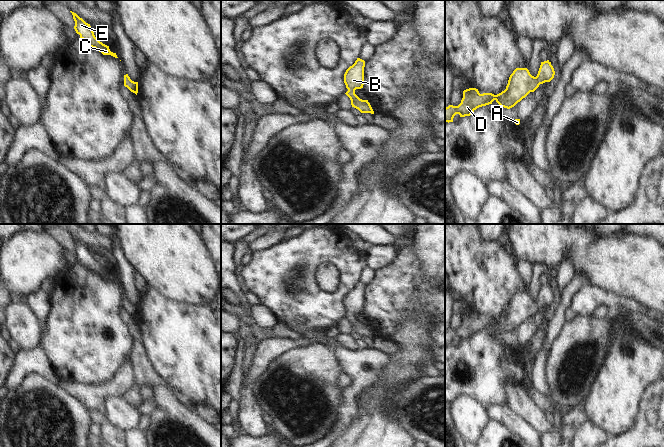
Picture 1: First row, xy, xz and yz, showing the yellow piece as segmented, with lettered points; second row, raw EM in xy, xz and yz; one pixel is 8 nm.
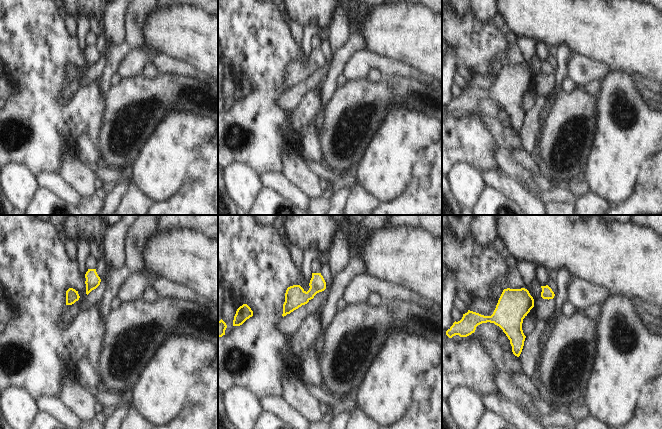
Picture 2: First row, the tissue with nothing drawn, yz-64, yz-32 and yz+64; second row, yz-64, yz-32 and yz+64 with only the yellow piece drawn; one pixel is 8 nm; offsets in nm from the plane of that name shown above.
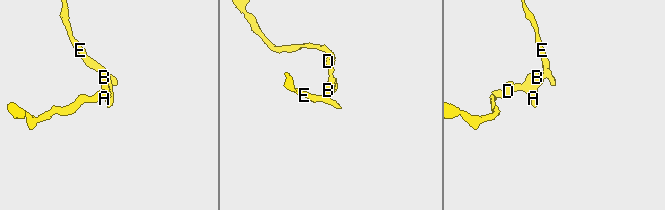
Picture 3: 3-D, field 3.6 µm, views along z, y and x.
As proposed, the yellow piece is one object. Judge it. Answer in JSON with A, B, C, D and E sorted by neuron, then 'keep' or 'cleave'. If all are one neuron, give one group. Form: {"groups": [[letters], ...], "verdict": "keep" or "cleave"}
{"groups": [["A", "B", "C", "D", "E"]], "verdict": "keep"}

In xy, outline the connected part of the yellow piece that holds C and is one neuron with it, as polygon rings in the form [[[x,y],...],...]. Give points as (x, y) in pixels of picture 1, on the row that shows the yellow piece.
[[[70,11],[73,15],[75,21],[74,29],[77,34],[80,35],[80,38],[84,41],[85,44],[89,45],[92,48],[95,48],[97,51],[101,52],[103,55],[111,55],[115,58],[118,58],[116,53],[110,51],[109,46],[100,42],[94,35],[94,32],[90,24],[86,23],[82,18],[80,18],[76,13]]]

